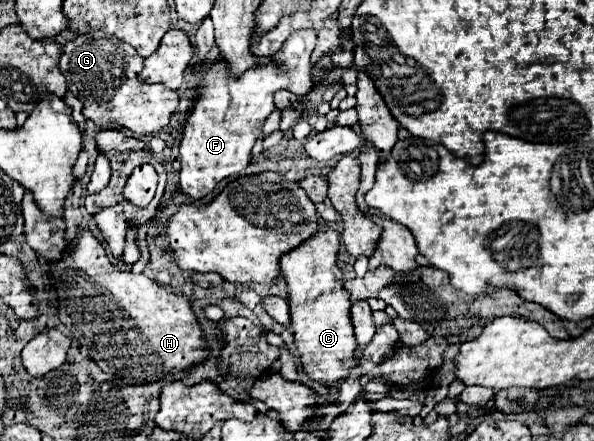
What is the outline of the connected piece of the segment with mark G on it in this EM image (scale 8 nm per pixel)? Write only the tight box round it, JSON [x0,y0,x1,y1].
[58,31,142,103]

